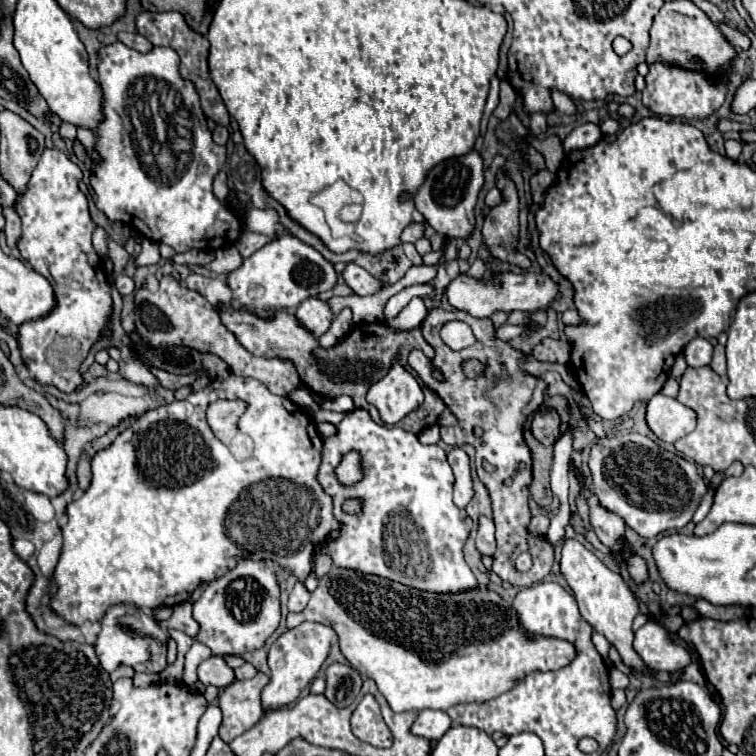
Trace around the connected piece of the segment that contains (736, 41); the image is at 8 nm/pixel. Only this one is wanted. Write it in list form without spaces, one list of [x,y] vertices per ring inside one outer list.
[[[719,24],[720,31],[725,36],[725,38],[729,38],[729,42],[741,49],[748,49],[751,45],[751,42],[745,34],[741,34],[741,32],[737,32],[737,30],[733,30],[733,28],[729,28],[727,24]]]

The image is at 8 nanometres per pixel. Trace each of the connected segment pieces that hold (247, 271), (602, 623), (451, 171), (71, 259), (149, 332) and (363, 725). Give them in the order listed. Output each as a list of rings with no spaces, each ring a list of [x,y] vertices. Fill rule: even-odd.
[[[281,232],[273,238],[273,242],[245,258],[239,270],[229,274],[229,288],[239,306],[255,312],[261,318],[271,318],[273,306],[297,308],[305,298],[333,290],[337,286],[337,278],[339,274],[335,272],[333,264],[329,264],[317,250],[291,234]]]
[[[563,540],[559,566],[561,566],[561,574],[565,576],[567,584],[571,586],[571,590],[575,594],[581,616],[593,626],[595,632],[603,634],[611,642],[611,646],[617,648],[617,652],[621,654],[621,658],[627,666],[645,670],[645,664],[641,662],[641,658],[635,654],[635,650],[631,646],[631,642],[633,642],[631,624],[633,624],[633,618],[639,614],[639,606],[637,606],[633,592],[625,584],[625,580],[619,574],[611,572],[579,540]]]
[[[473,150],[465,156],[449,158],[437,164],[427,174],[425,184],[419,188],[413,200],[417,210],[425,216],[427,224],[435,228],[439,234],[469,240],[469,236],[475,232],[475,204],[481,188],[483,188],[483,158],[477,150]]]
[[[49,148],[35,166],[27,190],[17,194],[15,202],[23,222],[23,236],[17,244],[19,254],[37,274],[47,276],[55,294],[55,306],[49,314],[17,326],[17,346],[29,376],[65,394],[83,386],[79,366],[97,340],[111,336],[109,320],[113,310],[103,260],[91,246],[95,224],[89,216],[87,198],[79,190],[81,178],[81,170],[61,150]]]
[[[163,276],[159,280],[159,288],[151,292],[145,284],[135,292],[135,334],[139,340],[155,350],[161,348],[173,348],[173,346],[185,346],[197,352],[215,354],[221,360],[225,360],[233,374],[237,376],[249,376],[259,382],[263,382],[273,394],[287,396],[299,386],[299,374],[293,362],[285,362],[283,358],[257,358],[249,350],[245,350],[233,332],[229,332],[221,320],[217,310],[197,292],[187,290],[181,282],[177,282],[173,276]]]
[[[367,694],[361,700],[361,704],[355,708],[351,716],[351,728],[353,728],[353,734],[367,744],[373,744],[379,748],[389,748],[393,744],[393,734],[383,722],[379,704],[371,694]]]

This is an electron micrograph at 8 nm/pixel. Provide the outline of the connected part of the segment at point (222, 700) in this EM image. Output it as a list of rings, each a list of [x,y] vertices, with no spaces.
[[[257,672],[251,680],[237,680],[227,686],[219,696],[219,708],[223,710],[223,722],[219,736],[231,742],[245,730],[251,730],[267,710],[261,706],[261,690],[269,684],[269,676]]]

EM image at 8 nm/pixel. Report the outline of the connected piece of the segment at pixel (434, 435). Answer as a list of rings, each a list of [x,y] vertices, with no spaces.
[[[430,426],[419,434],[419,440],[424,445],[436,444],[440,441],[439,426]]]

